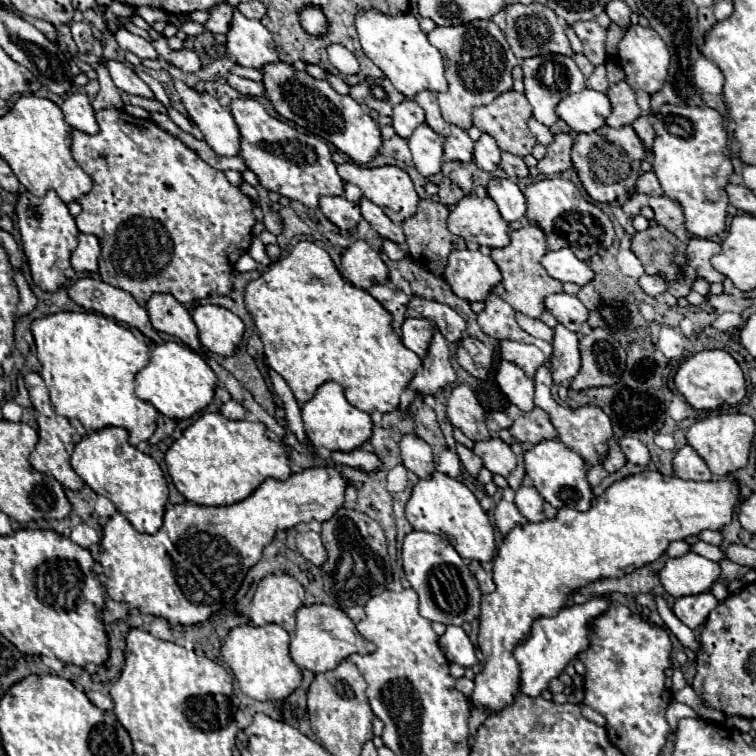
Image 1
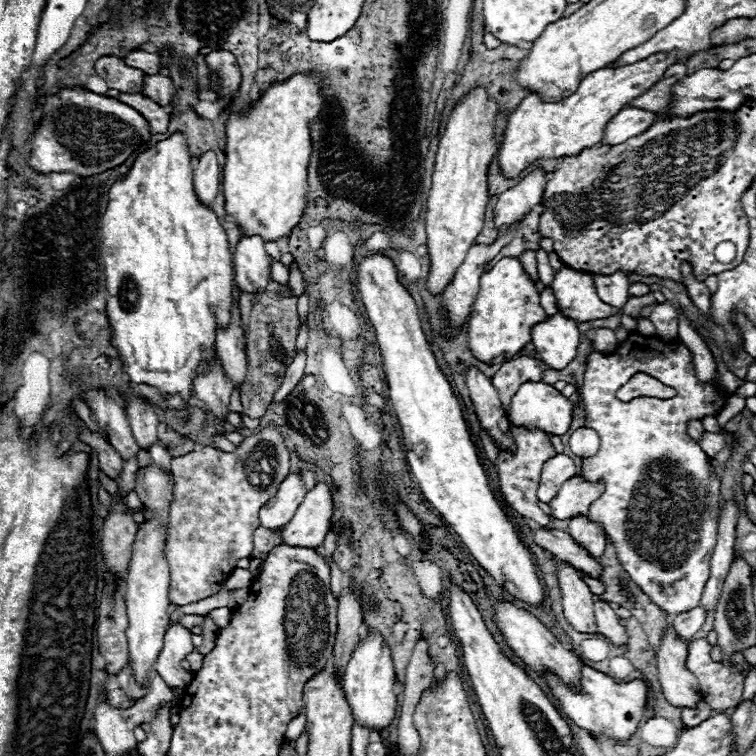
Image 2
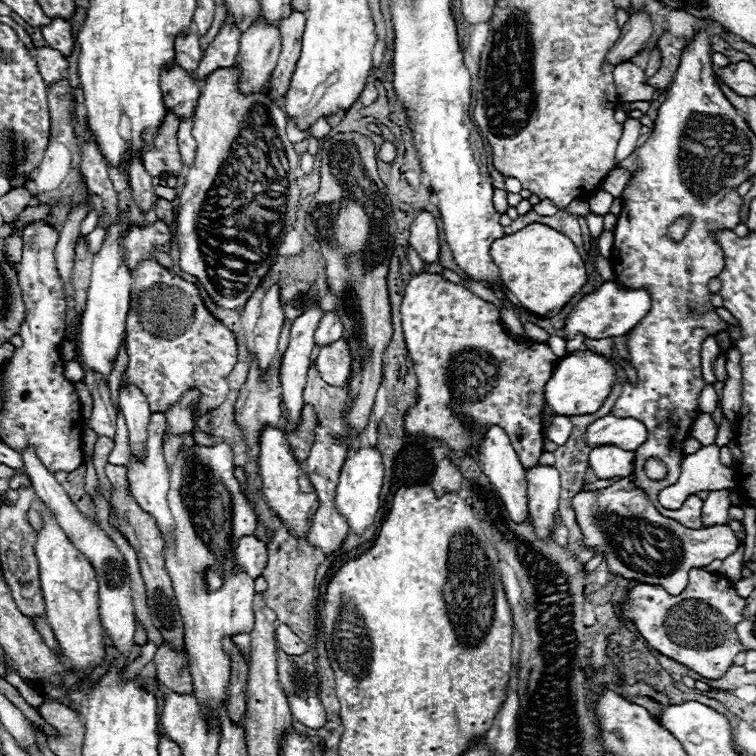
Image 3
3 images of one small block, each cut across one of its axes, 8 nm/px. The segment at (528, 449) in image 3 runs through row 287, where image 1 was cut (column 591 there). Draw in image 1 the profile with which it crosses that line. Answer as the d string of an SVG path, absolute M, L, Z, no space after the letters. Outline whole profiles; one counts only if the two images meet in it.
M540 366L536 370L534 376L534 404L542 410L546 410L552 416L552 424L556 426L560 440L574 452L578 452L586 464L594 464L594 462L602 462L606 450L608 450L608 438L612 438L612 424L610 418L596 406L586 406L586 408L576 408L576 410L568 410L562 408L554 398L552 398L552 378L546 366Z

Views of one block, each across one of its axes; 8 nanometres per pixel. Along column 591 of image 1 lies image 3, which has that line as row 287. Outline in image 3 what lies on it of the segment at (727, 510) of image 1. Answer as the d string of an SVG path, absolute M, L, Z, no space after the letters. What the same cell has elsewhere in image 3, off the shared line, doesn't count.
M528 224L516 234L498 238L490 246L490 256L500 270L500 278L510 294L530 312L552 318L558 314L574 294L588 282L584 260L574 242L562 232L546 224Z

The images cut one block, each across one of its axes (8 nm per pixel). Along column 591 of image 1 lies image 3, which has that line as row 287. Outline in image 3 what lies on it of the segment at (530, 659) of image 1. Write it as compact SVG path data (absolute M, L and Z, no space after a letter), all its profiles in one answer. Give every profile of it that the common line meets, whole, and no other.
M616 280L604 282L596 292L584 296L566 320L566 338L582 332L586 338L608 338L628 334L650 310L650 294L644 288L624 288Z

